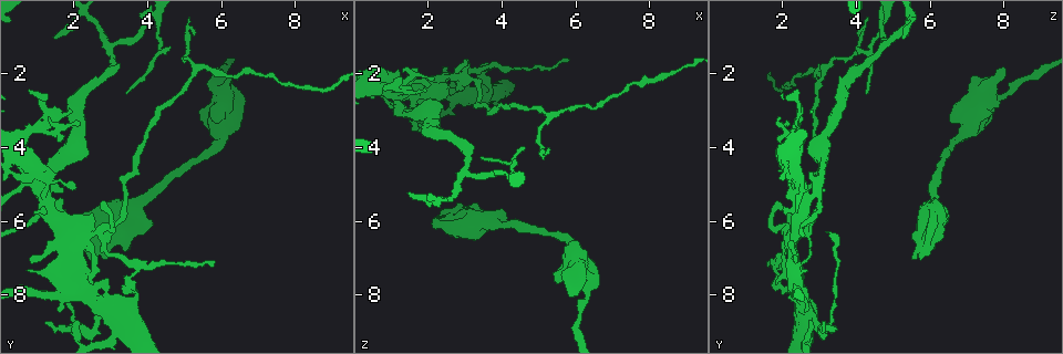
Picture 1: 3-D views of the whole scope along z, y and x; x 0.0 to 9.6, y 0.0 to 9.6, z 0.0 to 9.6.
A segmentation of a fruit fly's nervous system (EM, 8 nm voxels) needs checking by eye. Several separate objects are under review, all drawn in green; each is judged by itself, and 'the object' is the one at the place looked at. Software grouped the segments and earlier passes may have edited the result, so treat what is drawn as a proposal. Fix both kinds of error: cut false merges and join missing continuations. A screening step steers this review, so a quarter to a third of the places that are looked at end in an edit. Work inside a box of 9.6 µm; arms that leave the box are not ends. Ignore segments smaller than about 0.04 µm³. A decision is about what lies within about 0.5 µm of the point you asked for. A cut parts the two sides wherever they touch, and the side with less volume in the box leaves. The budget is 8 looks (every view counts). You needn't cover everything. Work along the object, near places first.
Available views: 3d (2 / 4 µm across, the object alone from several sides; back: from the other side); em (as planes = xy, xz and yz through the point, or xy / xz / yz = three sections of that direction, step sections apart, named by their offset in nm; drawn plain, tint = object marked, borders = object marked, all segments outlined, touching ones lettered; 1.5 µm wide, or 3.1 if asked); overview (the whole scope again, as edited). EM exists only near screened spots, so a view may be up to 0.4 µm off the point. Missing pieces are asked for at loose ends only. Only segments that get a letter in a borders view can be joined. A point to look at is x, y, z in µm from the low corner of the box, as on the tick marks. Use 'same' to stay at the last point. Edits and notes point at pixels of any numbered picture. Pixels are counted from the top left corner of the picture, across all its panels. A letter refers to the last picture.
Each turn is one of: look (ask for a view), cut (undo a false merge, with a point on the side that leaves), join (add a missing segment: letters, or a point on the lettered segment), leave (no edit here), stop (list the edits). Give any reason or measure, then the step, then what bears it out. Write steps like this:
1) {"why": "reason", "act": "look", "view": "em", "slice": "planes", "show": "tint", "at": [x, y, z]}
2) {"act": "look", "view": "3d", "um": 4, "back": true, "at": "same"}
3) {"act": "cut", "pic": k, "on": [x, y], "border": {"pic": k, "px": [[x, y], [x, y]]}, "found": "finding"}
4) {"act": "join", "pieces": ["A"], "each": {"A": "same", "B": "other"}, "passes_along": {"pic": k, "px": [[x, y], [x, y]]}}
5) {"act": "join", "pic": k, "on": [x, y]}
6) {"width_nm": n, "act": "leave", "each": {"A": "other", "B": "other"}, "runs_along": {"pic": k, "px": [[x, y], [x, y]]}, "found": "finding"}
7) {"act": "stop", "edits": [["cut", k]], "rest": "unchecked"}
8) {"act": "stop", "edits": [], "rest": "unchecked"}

{"why": "an open end", "act": "look", "view": "em", "slice": "planes", "show": "borders", "at": [2.50, 7.00, 5.70]}

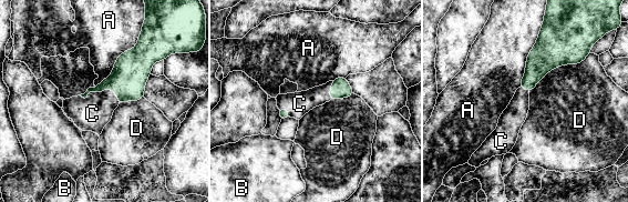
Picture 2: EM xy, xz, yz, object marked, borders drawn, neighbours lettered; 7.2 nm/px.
{"longest_contact_nm": ["D", 480], "act": "join", "pieces": ["C"], "each": {"A": "other", "B": "other", "C": "same", "D": "other"}, "passes_along": {"pic": 2, "px": [[127, 80], [103, 90], [92, 113]]}, "found": "the neuron continues"}

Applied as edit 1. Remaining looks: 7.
{"why": "see it whole again", "act": "look", "view": "overview"}

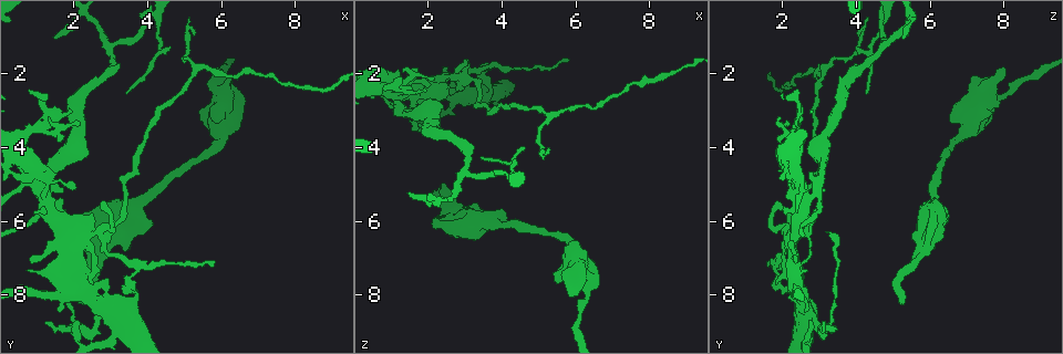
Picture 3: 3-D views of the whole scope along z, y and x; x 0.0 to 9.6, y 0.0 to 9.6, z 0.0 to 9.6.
{"why": "thick turns thin", "act": "look", "view": "3d", "um": 4, "at": [6.10, 3.60, 6.90]}

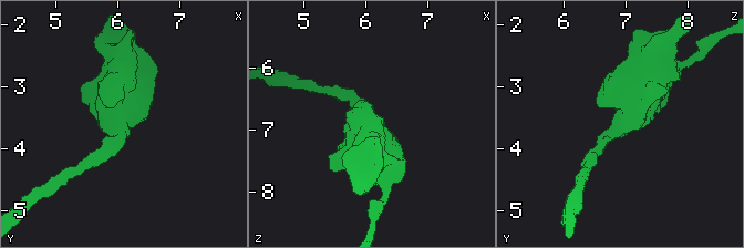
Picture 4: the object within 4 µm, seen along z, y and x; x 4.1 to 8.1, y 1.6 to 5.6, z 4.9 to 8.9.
{"arm_widths_nm": [220, 650], "why": "now the EM", "act": "look", "view": "em", "slice": "xy", "step": 4, "show": "tint", "at": [6.10, 3.65, 6.85]}

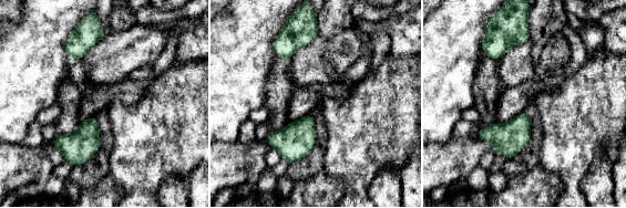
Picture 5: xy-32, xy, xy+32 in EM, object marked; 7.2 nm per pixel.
{"act": "look", "view": "em", "slice": "xy", "step": 4, "show": "borders", "at": "same"}

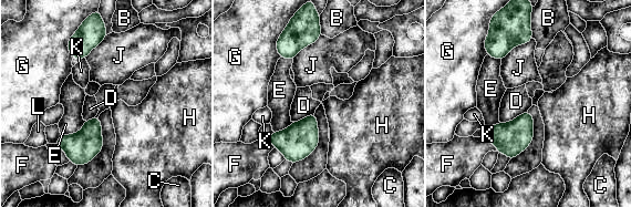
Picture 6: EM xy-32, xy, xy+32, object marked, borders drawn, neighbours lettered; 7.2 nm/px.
{"longest_contact_nm": ["J", 280], "act": "leave", "each": {"B": "other", "C": "other", "D": "other", "E": "other", "F": "other", "G": "other", "H": "other", "J": "other", "K": "other", "L": "other"}, "found": "continuous, no second neuron"}

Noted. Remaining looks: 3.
{"why": "looks like a crossing", "act": "look", "view": "em", "slice": "xz", "step": 4, "show": "borders", "at": [1.15, 5.35, 2.55]}

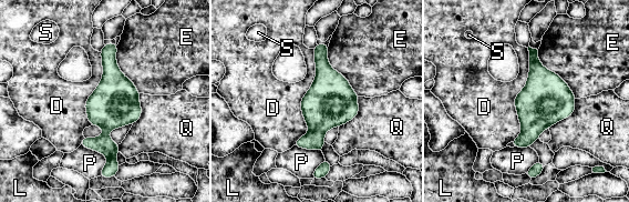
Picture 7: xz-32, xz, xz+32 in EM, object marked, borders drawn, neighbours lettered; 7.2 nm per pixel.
{"act": "leave", "each": {"D": "other", "E": "other", "L": "other", "P": "other", "Q": "other", "S": "other"}, "border": {"pic": 7, "px": [[528, 48], [511, 141]]}, "found": "continuous, no second neuron"}

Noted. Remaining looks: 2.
{"act": "stop", "edits": [["join", 2]], "rest": "unchecked"}

